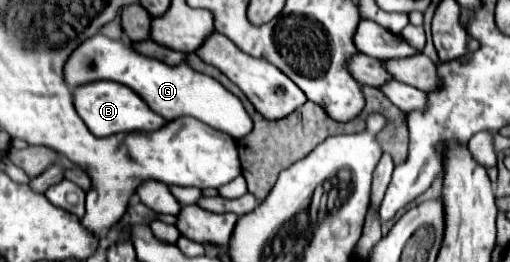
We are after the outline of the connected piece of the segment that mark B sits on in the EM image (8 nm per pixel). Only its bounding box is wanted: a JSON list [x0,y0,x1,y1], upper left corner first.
[74,80,166,136]

